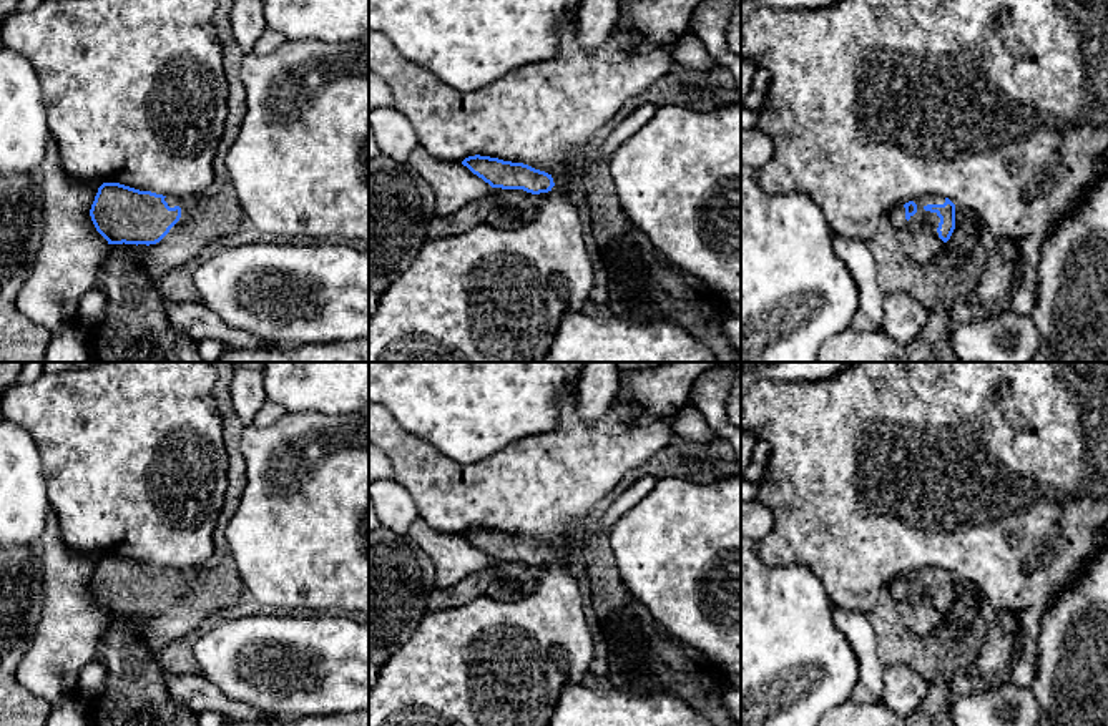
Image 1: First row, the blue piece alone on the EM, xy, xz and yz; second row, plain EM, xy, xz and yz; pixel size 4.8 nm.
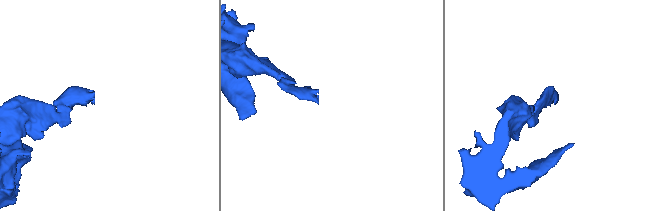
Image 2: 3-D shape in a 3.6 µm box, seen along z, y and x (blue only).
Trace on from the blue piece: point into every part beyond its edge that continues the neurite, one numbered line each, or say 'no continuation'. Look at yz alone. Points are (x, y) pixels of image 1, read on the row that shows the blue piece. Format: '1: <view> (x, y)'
1: yz (919, 238)

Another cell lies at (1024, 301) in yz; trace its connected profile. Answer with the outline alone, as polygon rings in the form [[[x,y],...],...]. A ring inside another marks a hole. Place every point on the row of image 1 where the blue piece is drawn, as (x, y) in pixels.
[[[1020,286],[1013,294],[1012,301],[1007,304],[1015,314],[1025,316],[1033,311],[1037,301],[1038,301],[1037,289],[1027,289]]]

